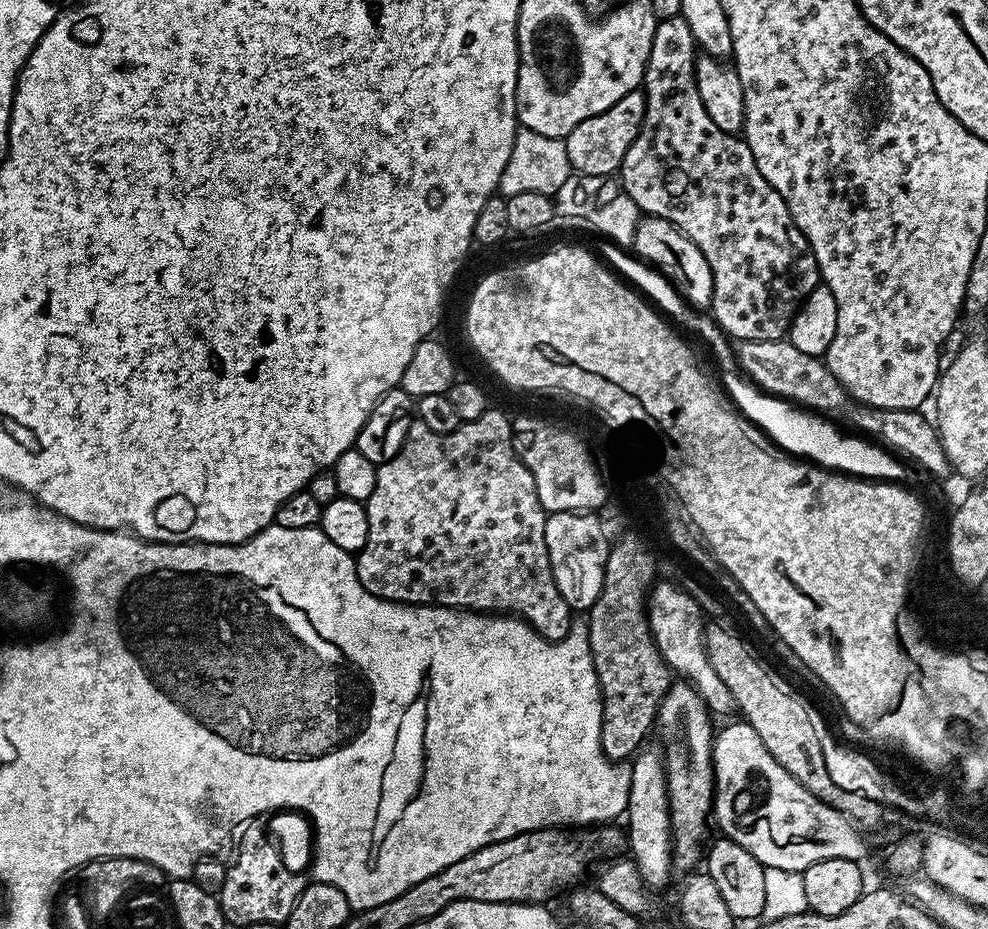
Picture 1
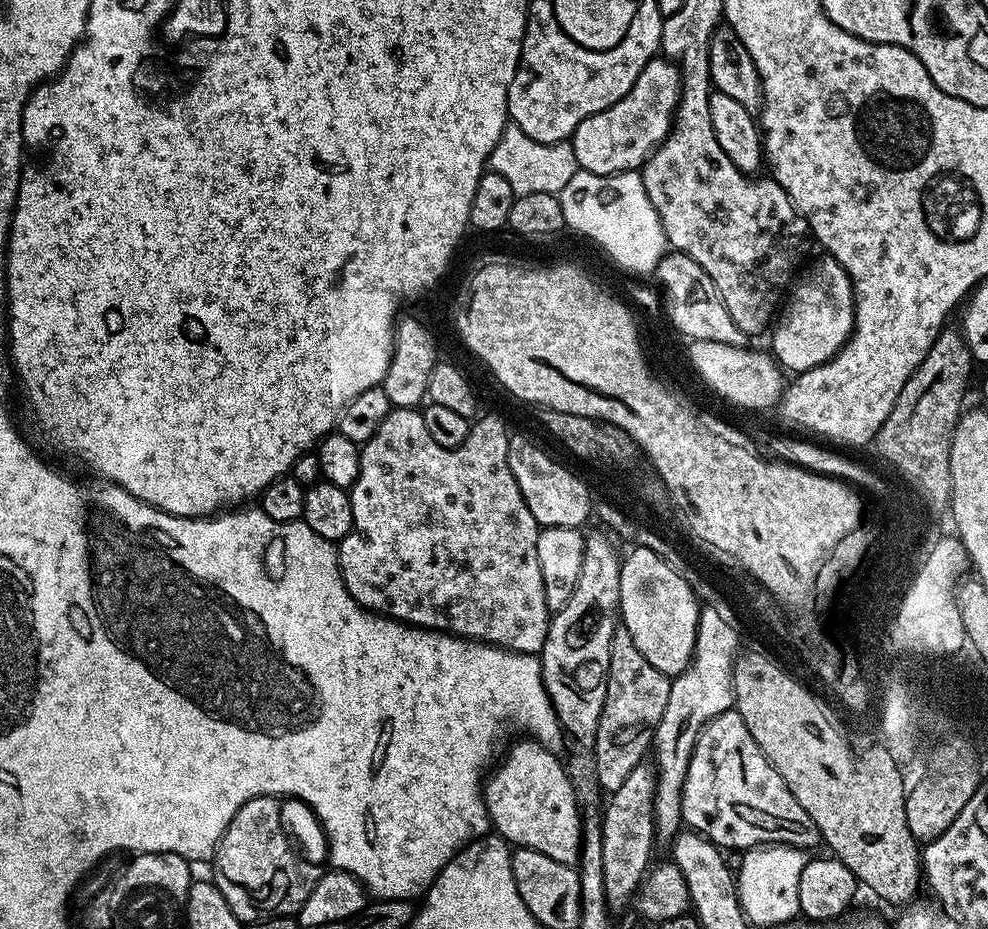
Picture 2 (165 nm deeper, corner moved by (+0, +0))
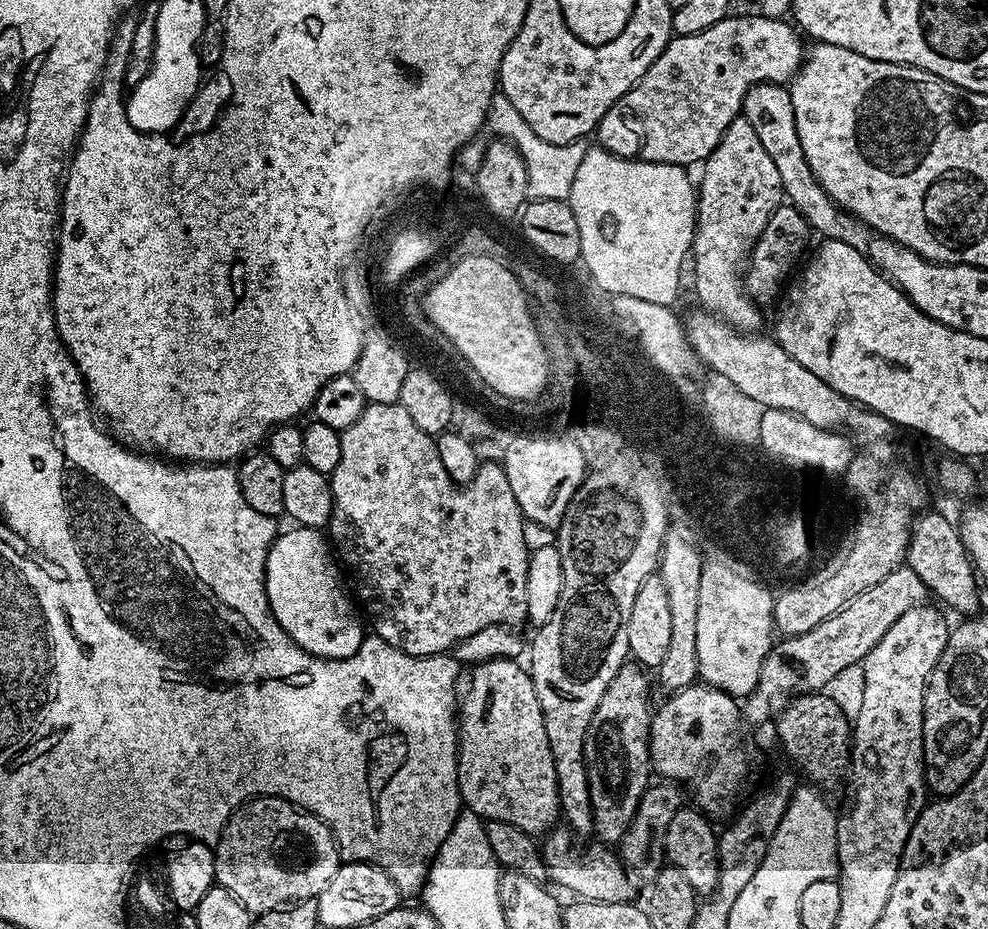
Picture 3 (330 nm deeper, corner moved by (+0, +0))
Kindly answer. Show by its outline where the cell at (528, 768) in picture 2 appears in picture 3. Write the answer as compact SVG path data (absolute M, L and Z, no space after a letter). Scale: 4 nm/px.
M488 658L472 672L458 700L456 781L463 807L485 821L501 820L529 834L553 831L560 811L560 791L546 738L542 706L529 669L512 658Z

